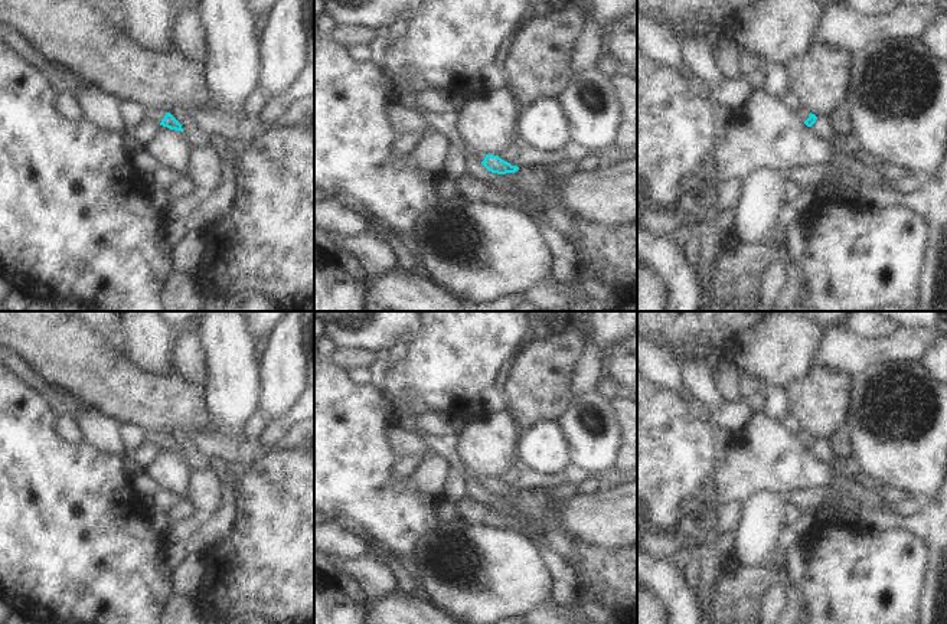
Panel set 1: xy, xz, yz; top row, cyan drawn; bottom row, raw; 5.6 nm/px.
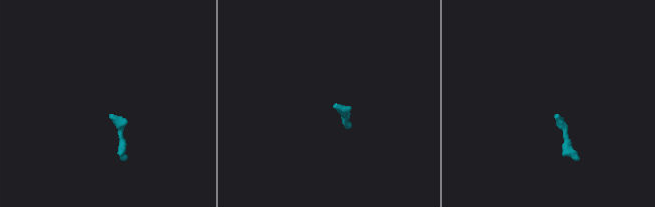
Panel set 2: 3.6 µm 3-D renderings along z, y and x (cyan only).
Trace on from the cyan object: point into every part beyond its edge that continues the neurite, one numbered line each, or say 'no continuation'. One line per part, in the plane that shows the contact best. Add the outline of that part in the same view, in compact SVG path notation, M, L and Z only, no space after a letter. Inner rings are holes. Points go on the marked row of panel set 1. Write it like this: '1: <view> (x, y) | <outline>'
1: xy (156, 114) | M146 108L146 118L151 118L154 122L160 124L164 115L167 114L163 108Z

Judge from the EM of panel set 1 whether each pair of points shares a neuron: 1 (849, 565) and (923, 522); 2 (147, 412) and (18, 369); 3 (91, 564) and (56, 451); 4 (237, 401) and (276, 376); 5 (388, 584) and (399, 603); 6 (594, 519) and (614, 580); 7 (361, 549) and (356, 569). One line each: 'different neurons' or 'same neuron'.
1: different neurons
2: different neurons
3: same neuron
4: different neurons
5: different neurons
6: different neurons
7: different neurons

